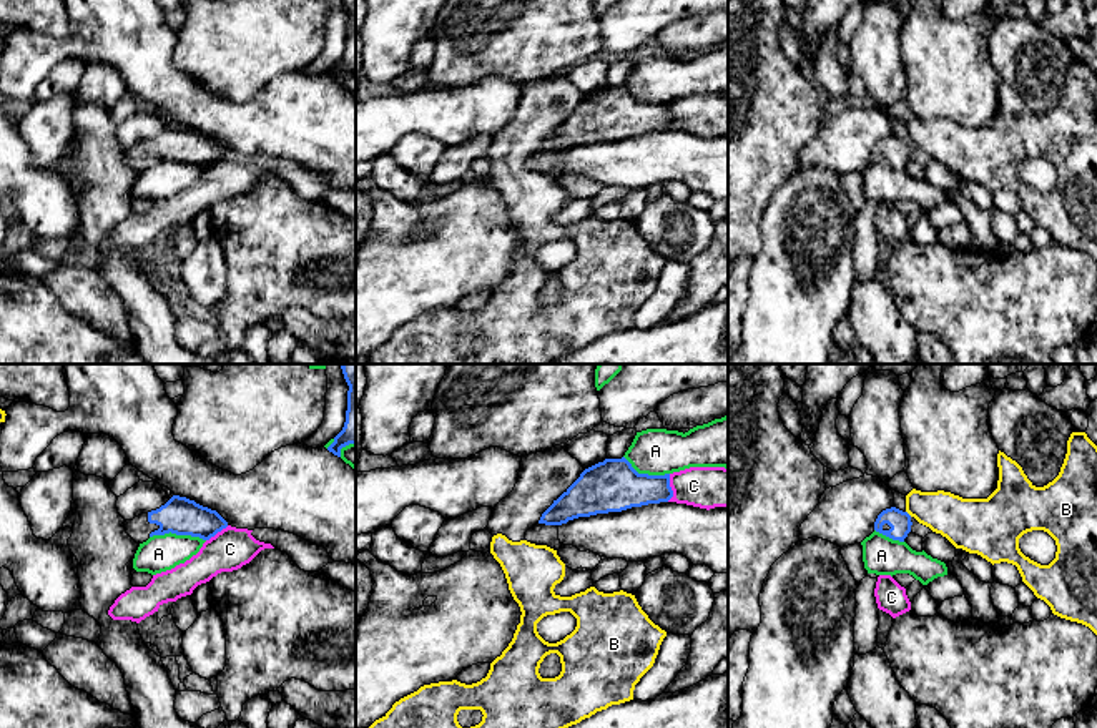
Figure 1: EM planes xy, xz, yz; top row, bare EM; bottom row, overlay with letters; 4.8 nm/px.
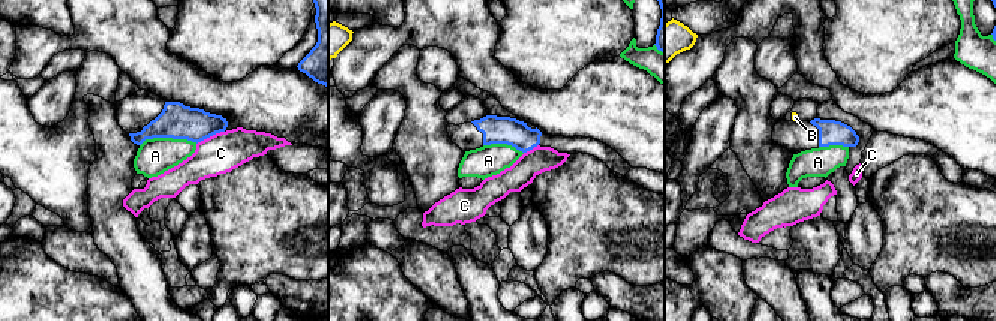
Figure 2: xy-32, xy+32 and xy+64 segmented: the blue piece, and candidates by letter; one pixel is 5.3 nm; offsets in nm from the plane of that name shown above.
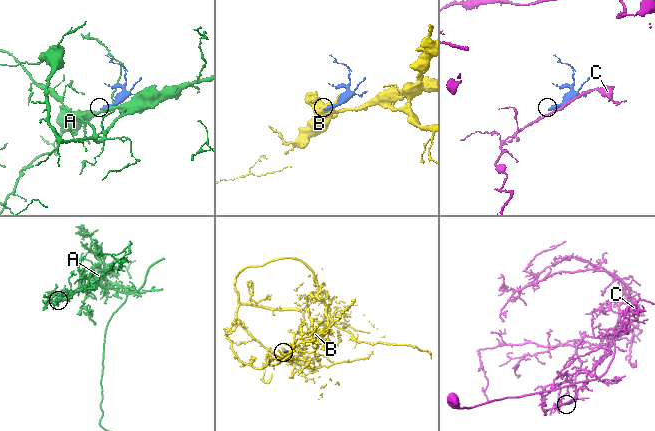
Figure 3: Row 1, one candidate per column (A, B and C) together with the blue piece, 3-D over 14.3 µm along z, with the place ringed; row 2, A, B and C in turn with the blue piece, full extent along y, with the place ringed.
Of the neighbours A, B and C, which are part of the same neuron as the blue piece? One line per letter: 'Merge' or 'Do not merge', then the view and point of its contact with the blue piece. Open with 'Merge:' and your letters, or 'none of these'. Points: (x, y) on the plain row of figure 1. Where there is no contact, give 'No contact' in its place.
Merge: none of these
A: Do not merge. Touches blue at xy (178, 162)
B: Do not merge. Touches blue at yz (908, 142)
C: Do not merge. Touches blue at xz (670, 115)

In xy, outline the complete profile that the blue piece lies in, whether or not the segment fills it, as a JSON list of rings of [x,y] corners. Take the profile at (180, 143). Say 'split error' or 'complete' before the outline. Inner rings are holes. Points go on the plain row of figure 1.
split error; [[[173,123],[156,138],[125,148],[126,161],[136,171],[170,160],[209,168],[226,155],[228,150],[216,138],[180,123]]]

